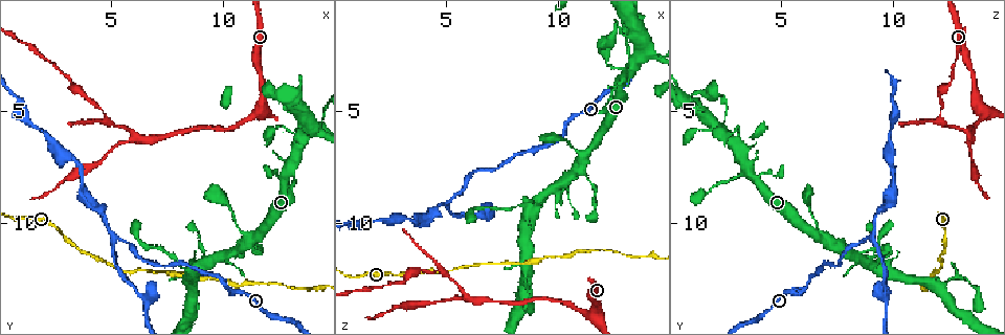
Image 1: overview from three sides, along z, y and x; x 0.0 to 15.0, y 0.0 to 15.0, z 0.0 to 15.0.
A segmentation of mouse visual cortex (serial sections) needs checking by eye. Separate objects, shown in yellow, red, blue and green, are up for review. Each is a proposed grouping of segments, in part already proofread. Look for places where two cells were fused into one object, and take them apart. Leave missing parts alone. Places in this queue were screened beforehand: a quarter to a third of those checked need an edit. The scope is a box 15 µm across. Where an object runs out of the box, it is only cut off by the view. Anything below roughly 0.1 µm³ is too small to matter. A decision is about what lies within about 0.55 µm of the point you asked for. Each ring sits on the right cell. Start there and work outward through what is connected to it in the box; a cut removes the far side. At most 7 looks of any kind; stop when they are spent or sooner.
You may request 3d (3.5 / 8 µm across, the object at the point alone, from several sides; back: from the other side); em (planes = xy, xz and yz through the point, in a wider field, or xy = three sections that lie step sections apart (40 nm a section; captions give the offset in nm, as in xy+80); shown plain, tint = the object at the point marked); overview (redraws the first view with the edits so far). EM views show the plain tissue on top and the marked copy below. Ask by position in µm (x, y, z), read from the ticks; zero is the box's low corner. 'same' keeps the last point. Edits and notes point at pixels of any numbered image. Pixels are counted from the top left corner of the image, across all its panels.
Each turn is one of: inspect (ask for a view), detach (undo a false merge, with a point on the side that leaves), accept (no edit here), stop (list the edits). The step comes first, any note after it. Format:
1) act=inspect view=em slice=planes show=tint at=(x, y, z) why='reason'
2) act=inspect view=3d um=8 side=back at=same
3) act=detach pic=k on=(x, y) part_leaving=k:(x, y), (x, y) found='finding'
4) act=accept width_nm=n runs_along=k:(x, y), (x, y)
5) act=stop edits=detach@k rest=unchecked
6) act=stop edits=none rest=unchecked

act=inspect view=3d um=3.5 at=(8.4, 12.0, 9.3) why='three arms meet'

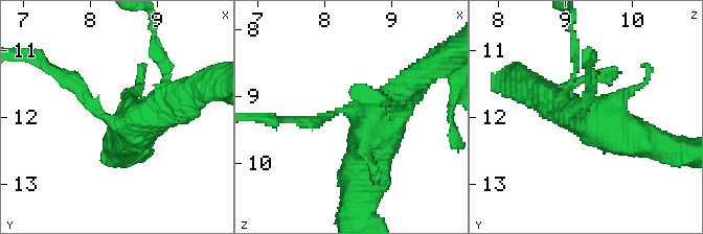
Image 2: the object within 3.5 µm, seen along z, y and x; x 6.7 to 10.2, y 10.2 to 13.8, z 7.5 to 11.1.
act=inspect view=em slice=xy step=3 show=tint at=(8.45, 12.10, 9.25)

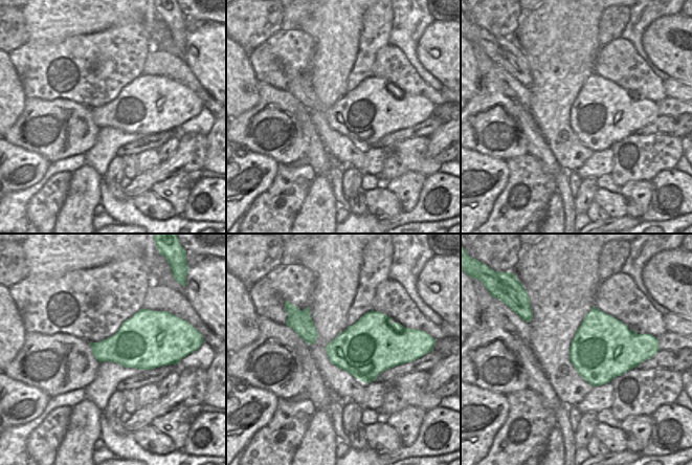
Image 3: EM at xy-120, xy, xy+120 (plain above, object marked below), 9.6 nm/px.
act=accept runs_along=2:(421, 74), (371, 117), (356, 178) found='all the same cell'

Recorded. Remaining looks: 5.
act=inspect view=3d um=3.5 side=back at=(5.2, 10.6, 9.0) why='sharp bend'

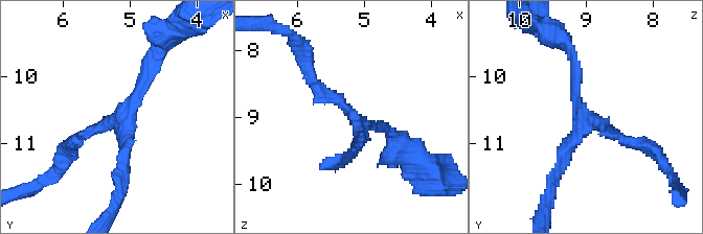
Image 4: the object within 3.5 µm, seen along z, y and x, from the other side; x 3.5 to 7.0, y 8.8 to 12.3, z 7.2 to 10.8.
act=inspect view=em slice=xy step=3 show=tint at=(5.20, 10.55, 8.95) arms=3 arm_widths_nm=150,150,200 why='need the tissue'

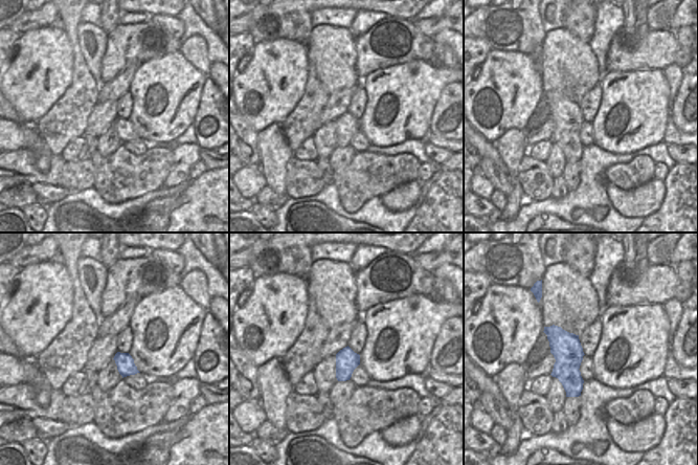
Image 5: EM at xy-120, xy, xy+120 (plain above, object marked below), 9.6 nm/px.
act=accept width_nm=220 runs_along=4:(74, 141), (122, 115), (152, 64) found='one cell here'

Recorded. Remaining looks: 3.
act=inspect view=3d um=8 at=(6.1, 6.2, 13.4)

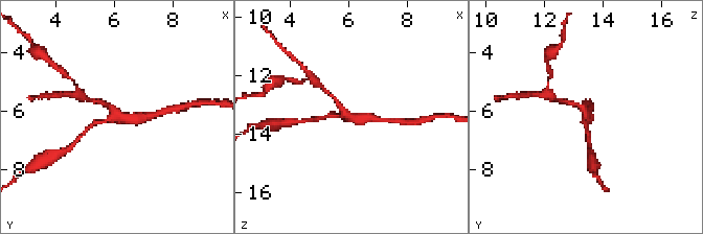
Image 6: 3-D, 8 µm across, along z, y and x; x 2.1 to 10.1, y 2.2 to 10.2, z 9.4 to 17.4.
act=inspect view=3d um=3.5 at=(6.1, 6.1, 13.5) why='zoom in'

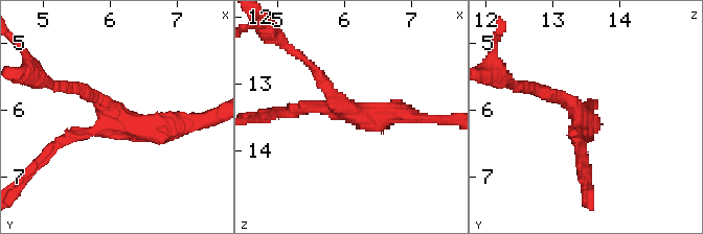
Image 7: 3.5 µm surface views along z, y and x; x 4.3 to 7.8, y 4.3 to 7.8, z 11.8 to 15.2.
act=inspect view=em slice=planes show=tint at=(6.20, 6.10, 13.45) arms=3 arm_widths_nm=150,200,300

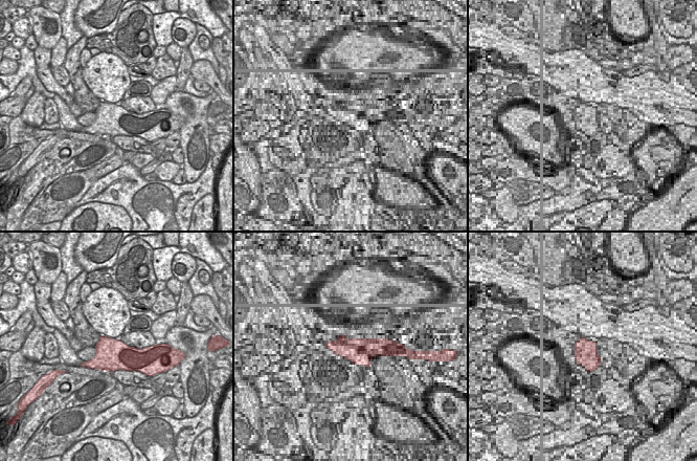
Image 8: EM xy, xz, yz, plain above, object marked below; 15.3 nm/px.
act=accept width_nm=480 runs_along=7:(423, 119), (356, 114), (314, 68) found='one cell here'

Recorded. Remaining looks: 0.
act=stop edits=none rest=unchecked

